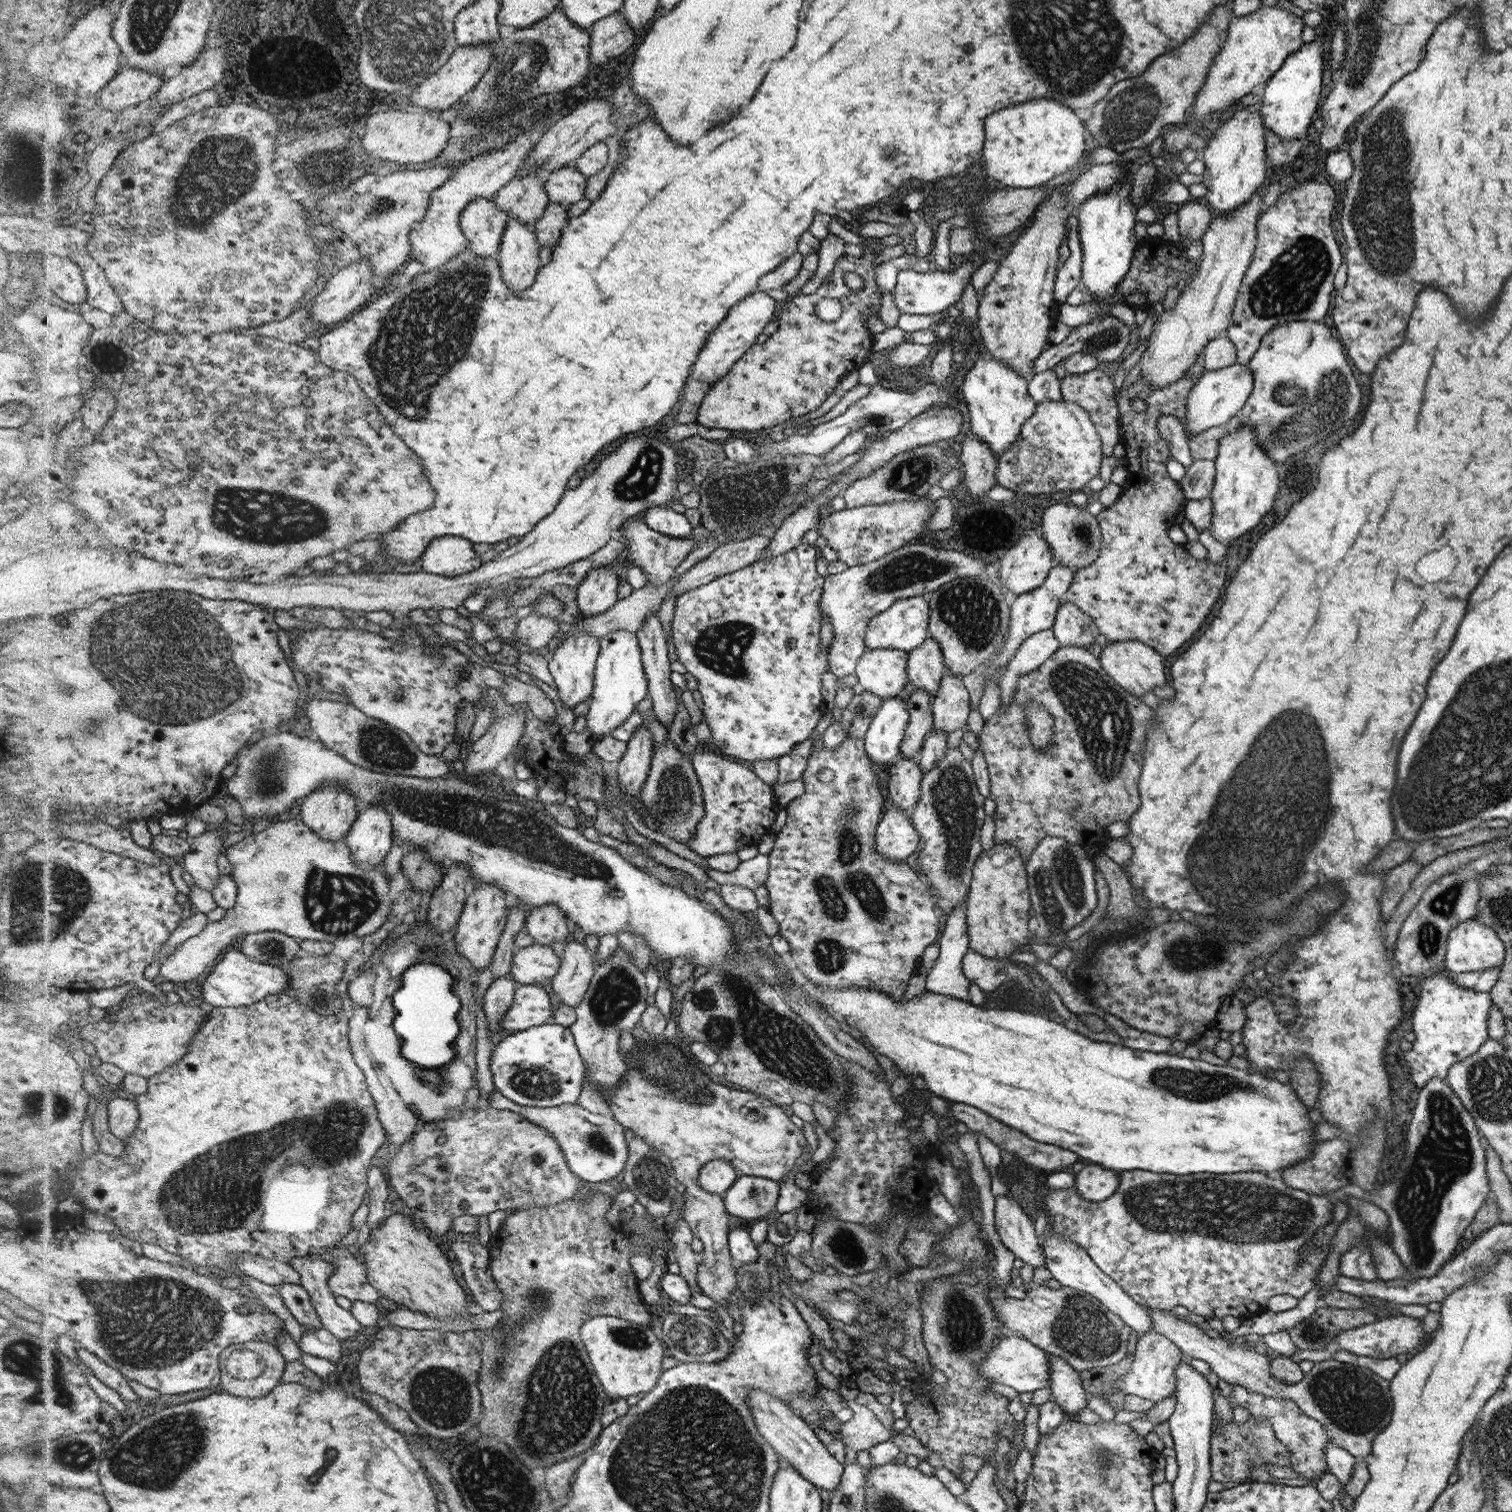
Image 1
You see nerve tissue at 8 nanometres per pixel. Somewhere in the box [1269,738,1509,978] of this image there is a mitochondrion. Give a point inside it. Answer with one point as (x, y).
(1428, 937)

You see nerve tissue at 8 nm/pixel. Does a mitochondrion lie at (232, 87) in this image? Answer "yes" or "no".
no

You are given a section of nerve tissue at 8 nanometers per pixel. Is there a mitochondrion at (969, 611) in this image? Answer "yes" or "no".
yes

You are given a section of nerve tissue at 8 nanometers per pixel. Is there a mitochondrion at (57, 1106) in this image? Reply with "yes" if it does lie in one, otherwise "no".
yes

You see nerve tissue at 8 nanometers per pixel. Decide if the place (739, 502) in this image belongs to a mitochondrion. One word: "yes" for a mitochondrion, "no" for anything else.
yes

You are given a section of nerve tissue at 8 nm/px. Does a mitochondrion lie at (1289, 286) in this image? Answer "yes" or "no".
yes

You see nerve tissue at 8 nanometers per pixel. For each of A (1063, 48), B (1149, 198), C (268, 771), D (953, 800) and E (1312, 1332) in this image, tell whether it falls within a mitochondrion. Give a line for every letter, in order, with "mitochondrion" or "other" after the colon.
A: mitochondrion
B: other
C: mitochondrion
D: mitochondrion
E: mitochondrion

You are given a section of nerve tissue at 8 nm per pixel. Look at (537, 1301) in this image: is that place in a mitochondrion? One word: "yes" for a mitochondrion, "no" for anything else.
yes

